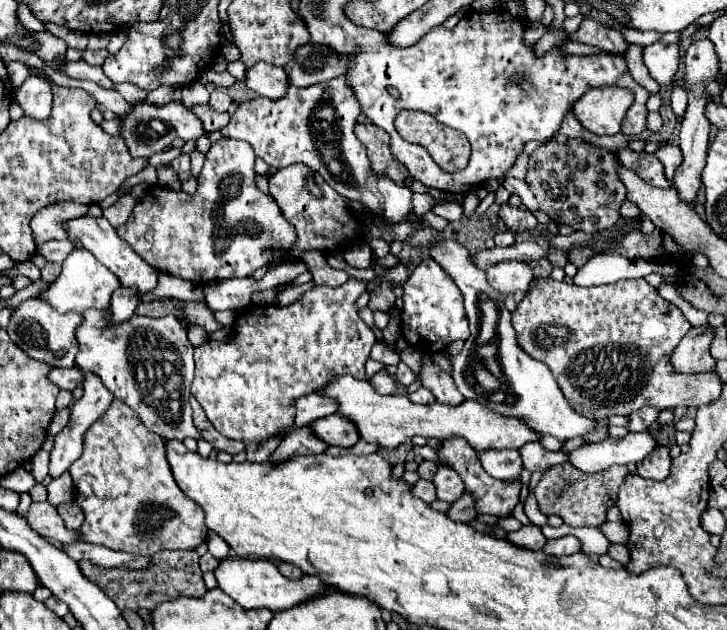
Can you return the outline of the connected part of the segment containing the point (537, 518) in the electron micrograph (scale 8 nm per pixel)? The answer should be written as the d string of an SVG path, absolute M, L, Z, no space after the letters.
M527 497L524 504L524 512L527 518L537 524L537 526L543 526L547 522L547 516L539 512L539 507L535 497Z

